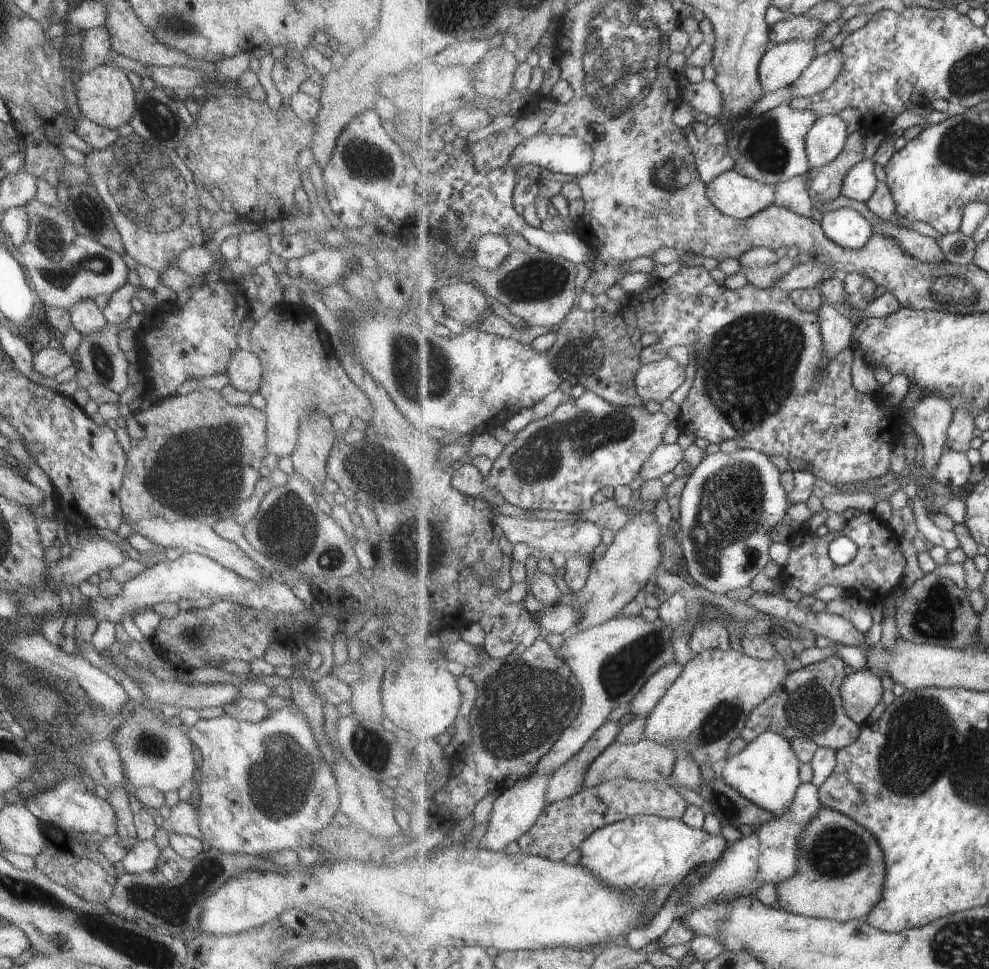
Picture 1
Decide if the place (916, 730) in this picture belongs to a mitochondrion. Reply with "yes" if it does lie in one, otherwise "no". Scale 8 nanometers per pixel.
yes

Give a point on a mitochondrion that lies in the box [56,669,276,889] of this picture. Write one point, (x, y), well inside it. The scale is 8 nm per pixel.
(153, 744)

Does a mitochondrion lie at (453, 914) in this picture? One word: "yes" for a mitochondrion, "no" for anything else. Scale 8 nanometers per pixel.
no

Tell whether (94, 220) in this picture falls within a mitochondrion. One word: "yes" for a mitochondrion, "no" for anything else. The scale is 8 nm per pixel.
yes

